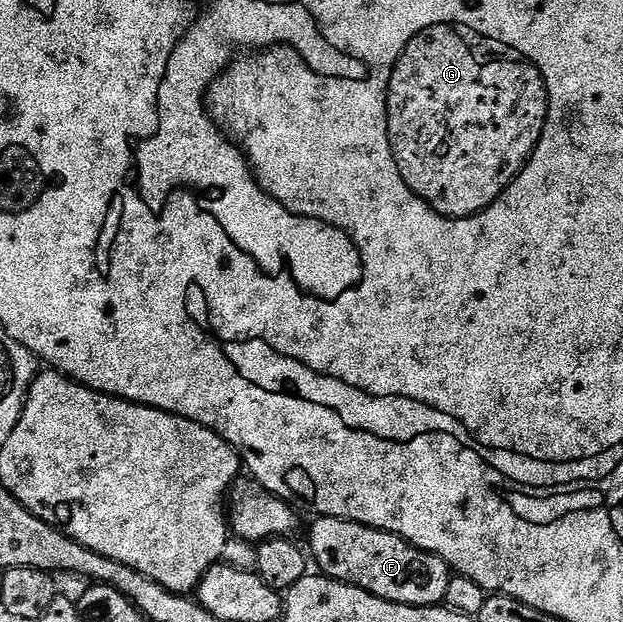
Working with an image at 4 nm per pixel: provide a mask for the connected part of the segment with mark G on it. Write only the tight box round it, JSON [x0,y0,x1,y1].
[385,21,553,221]

